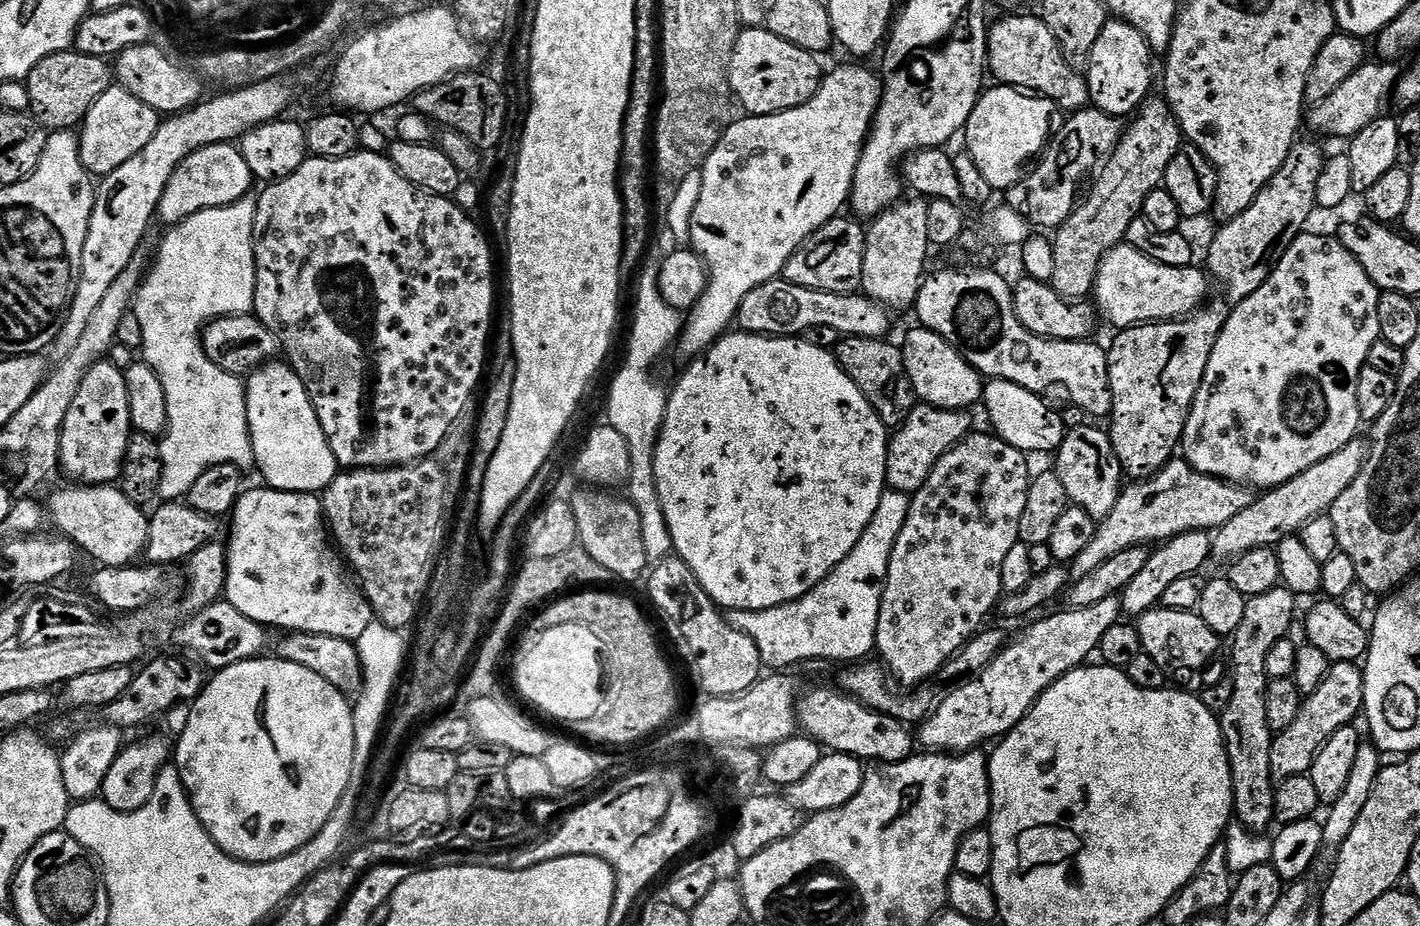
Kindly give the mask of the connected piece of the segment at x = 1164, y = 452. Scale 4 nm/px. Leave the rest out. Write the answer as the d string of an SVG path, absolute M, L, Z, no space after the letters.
M1303 140L1293 144L1286 162L1278 170L1278 174L1270 178L1270 182L1261 190L1254 203L1242 210L1238 218L1219 225L1220 229L1208 248L1207 271L1213 281L1221 280L1224 283L1224 292L1228 295L1230 303L1227 304L1222 297L1213 295L1190 316L1171 322L1137 324L1134 328L1125 328L1115 333L1116 341L1113 342L1112 348L1107 349L1108 377L1112 391L1110 435L1112 449L1125 477L1132 476L1128 478L1133 481L1145 480L1155 472L1161 472L1169 460L1173 459L1175 452L1172 451L1175 448L1177 451L1184 439L1186 418L1192 408L1194 394L1198 394L1202 374L1206 374L1206 362L1210 362L1216 335L1226 326L1233 306L1241 304L1250 294L1254 294L1254 290L1258 290L1258 286L1262 286L1262 282L1266 282L1266 278L1272 272L1272 265L1294 243L1296 237L1305 231L1304 223L1307 222L1308 215L1317 211L1316 183L1318 174L1322 174L1326 156L1325 153L1320 153L1318 145Z

